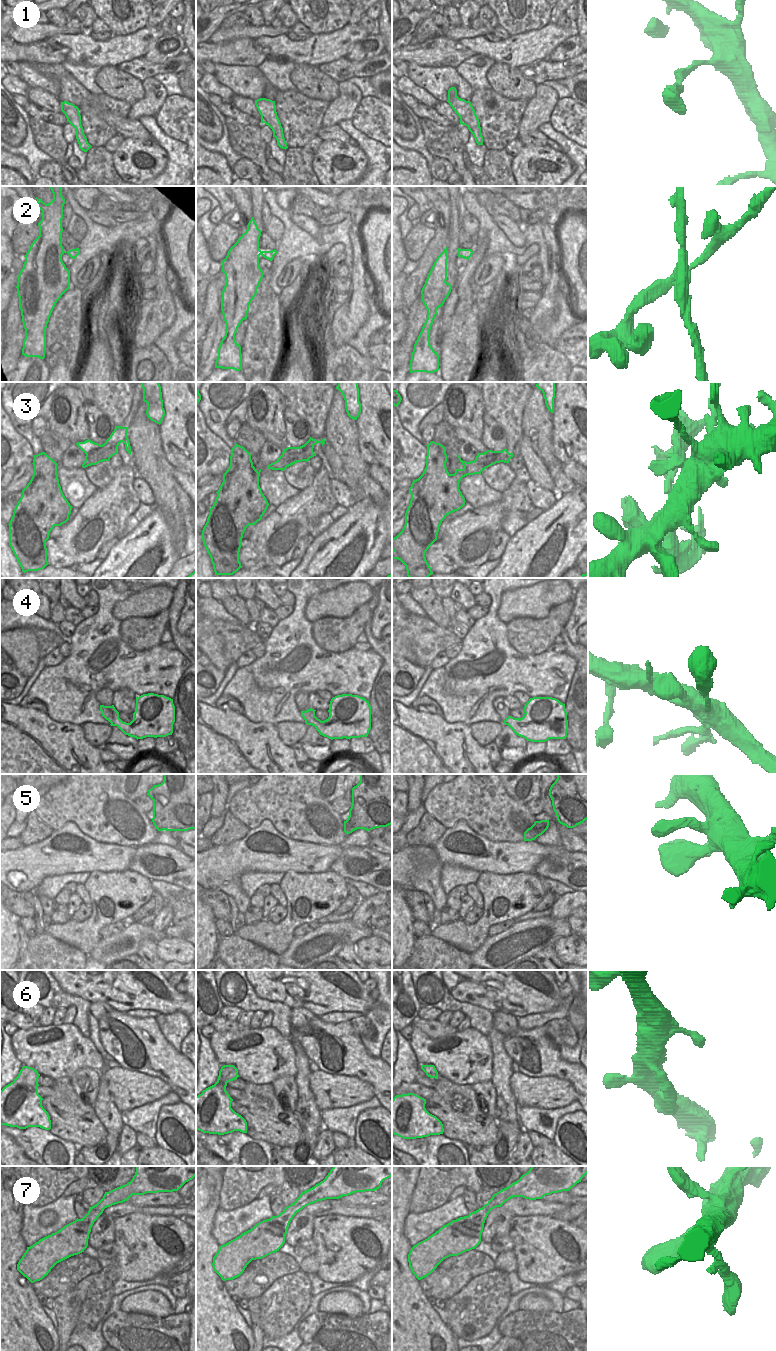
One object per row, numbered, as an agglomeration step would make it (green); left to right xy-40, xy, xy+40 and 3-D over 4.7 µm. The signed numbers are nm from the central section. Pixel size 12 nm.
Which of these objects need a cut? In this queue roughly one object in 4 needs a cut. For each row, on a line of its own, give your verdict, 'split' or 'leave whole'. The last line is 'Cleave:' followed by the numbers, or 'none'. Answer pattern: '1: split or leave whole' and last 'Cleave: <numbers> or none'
1: leave whole
2: split
3: split
4: leave whole
5: leave whole
6: leave whole
7: leave whole
Cleave: 2, 3

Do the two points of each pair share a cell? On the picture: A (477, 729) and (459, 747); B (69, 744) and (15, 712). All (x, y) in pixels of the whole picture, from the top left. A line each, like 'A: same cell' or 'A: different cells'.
A: different cells
B: same cell

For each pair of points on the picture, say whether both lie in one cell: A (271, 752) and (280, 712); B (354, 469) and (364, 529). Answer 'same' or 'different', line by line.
A: different
B: different

